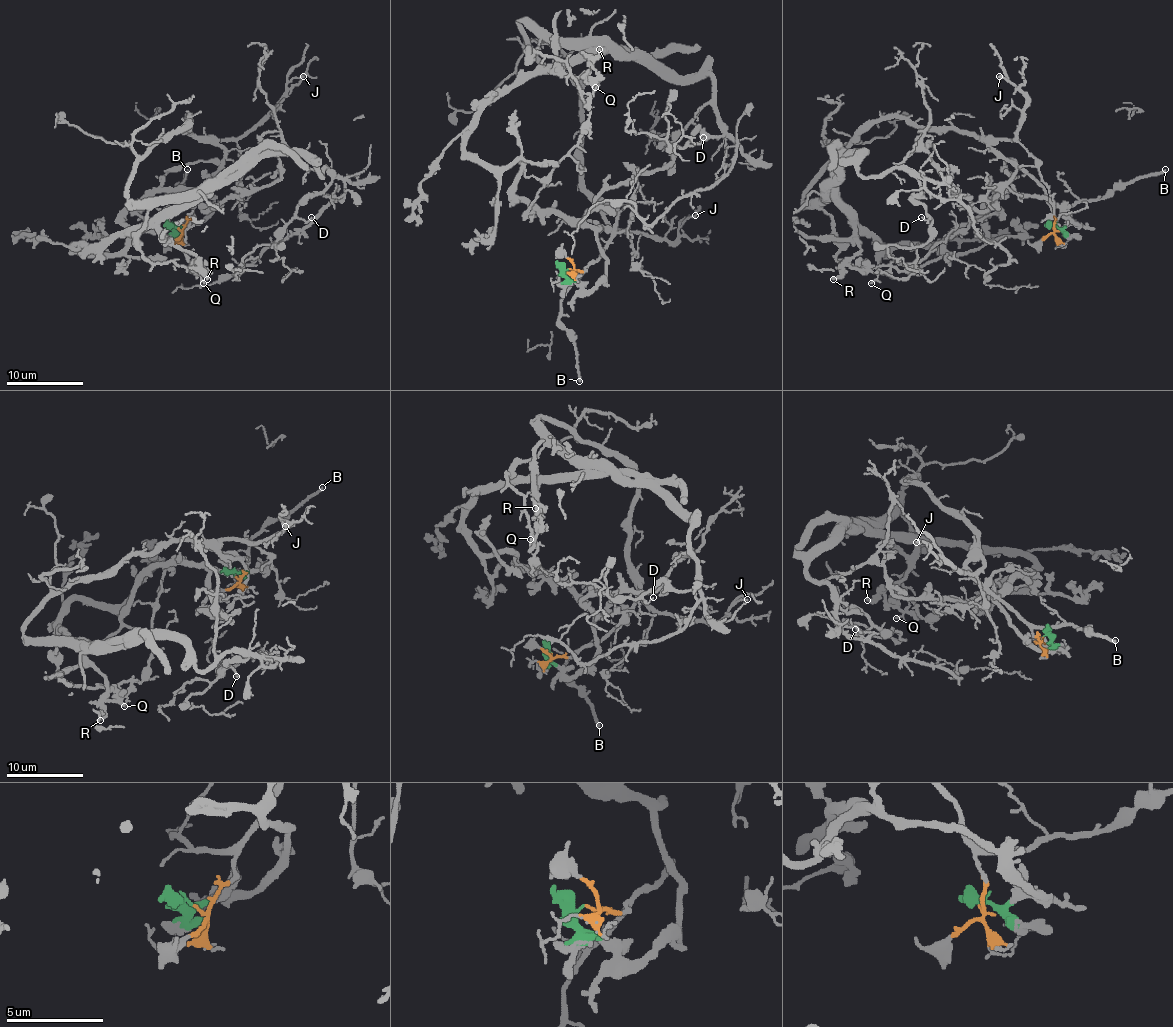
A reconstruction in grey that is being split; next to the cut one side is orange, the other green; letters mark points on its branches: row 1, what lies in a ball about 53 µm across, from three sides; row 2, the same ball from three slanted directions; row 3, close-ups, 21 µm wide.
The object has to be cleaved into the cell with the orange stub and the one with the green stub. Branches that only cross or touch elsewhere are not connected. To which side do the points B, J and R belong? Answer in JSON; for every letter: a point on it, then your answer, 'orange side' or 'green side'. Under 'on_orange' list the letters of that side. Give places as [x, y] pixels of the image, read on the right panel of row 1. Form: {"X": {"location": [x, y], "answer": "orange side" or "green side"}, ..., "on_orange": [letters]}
{"B": {"location": [1165, 169], "answer": "orange side"}, "J": {"location": [999, 76], "answer": "orange side"}, "R": {"location": [833, 279], "answer": "green side"}, "on_orange": ["B", "J"]}

